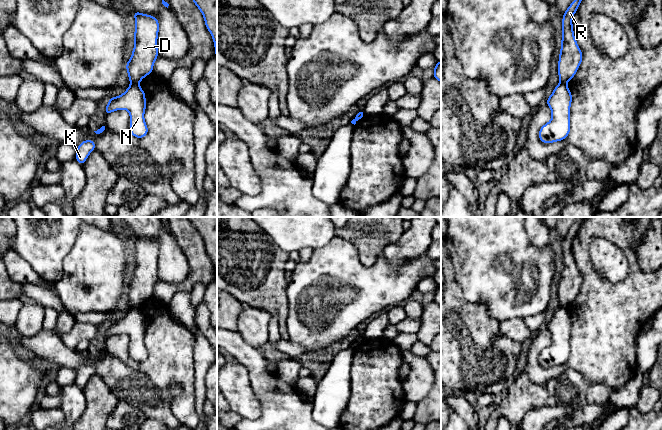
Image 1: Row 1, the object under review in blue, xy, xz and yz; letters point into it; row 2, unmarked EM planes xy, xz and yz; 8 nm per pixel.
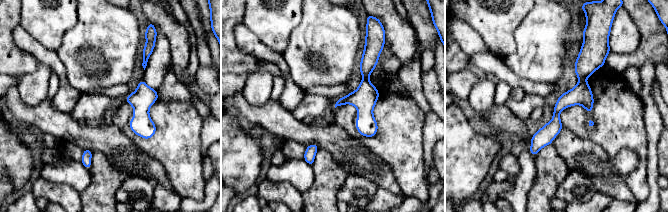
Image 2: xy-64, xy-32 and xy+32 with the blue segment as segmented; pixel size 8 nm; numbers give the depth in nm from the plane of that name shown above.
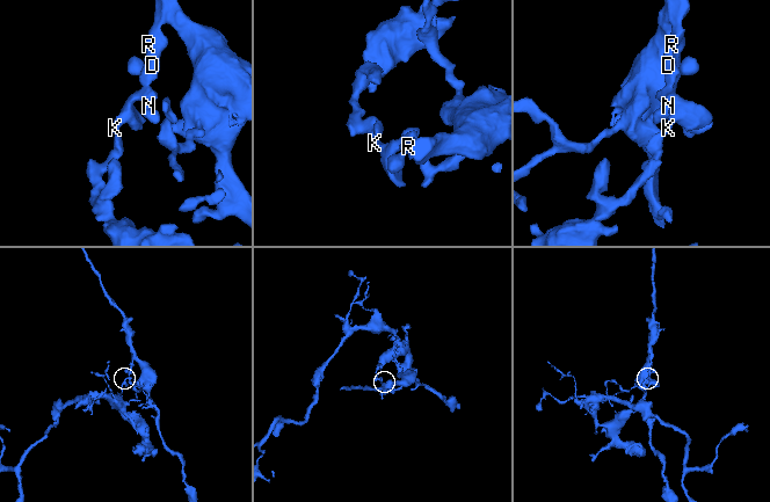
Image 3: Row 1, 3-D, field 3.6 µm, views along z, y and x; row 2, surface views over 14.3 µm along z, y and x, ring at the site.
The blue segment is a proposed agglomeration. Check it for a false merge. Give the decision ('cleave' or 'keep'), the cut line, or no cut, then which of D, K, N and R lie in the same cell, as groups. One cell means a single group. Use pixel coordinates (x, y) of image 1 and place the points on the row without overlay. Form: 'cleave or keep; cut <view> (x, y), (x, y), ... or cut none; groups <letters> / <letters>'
cleave; cut xy (131, 307), (137, 308); groups D R / K N

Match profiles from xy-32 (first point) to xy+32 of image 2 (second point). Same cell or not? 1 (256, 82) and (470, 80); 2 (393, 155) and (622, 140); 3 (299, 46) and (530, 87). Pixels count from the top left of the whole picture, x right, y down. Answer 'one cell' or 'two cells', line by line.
1: two cells
2: one cell
3: two cells

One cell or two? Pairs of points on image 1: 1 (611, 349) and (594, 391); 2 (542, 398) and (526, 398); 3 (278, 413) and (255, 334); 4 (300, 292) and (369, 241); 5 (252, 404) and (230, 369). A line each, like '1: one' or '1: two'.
1: two
2: one
3: two
4: two
5: one

